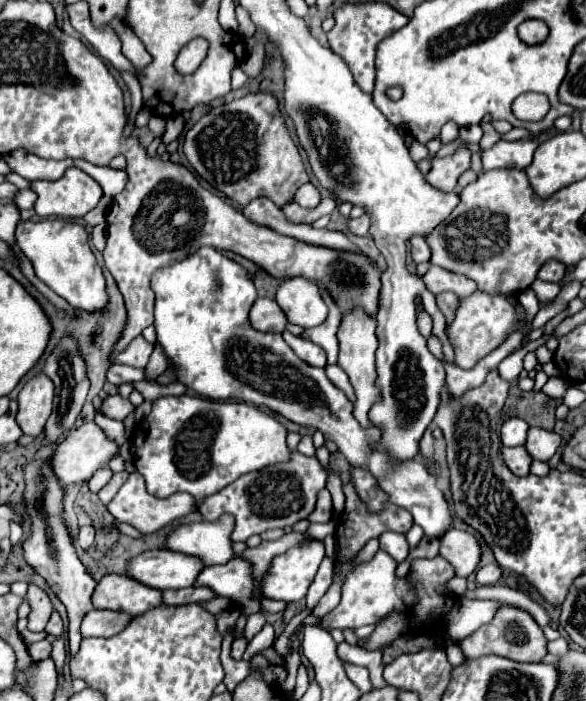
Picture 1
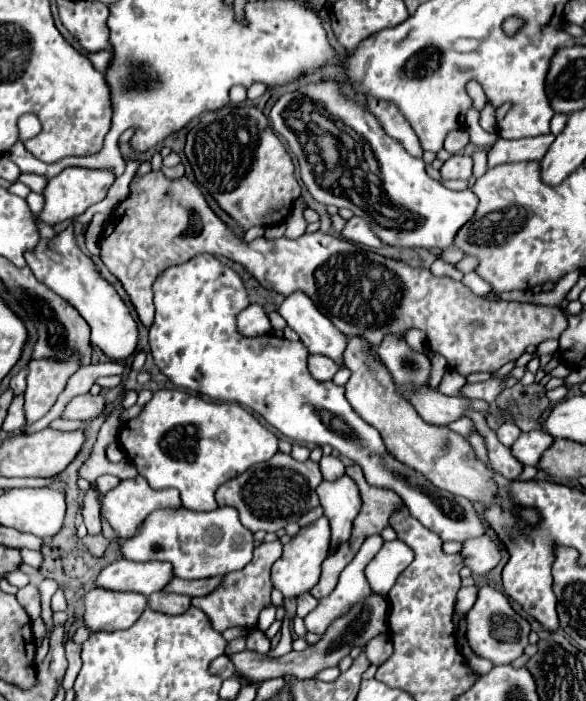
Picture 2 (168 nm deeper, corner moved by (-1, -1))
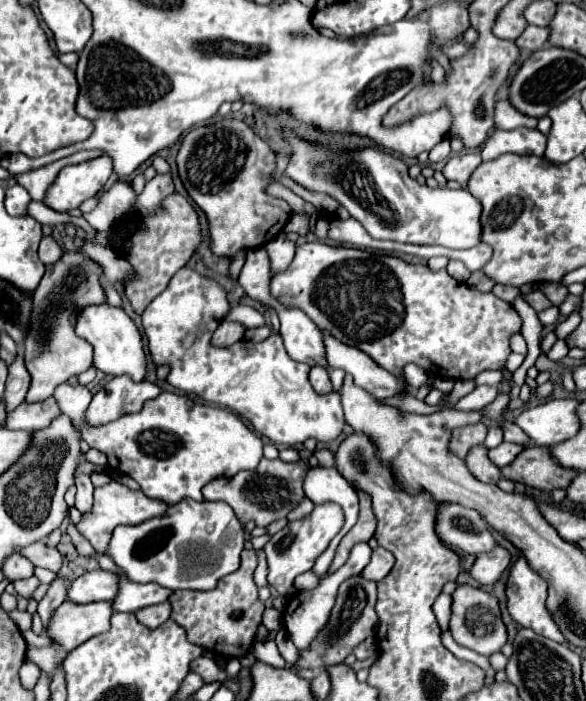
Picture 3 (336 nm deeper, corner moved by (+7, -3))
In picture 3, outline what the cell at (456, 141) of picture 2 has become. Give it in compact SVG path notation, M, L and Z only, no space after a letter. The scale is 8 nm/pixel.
M445 138L443 142L439 142L431 152L429 152L429 162L437 164L437 162L443 162L445 158L449 158L451 154L451 146L449 146L449 140Z

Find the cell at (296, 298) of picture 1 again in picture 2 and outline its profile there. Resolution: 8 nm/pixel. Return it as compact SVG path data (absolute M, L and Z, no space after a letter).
M301 290L289 294L289 296L283 300L283 304L279 306L279 314L287 320L289 328L293 328L293 330L299 334L301 342L307 346L307 350L309 350L311 354L325 354L325 356L329 356L329 358L339 366L337 374L333 376L333 382L335 382L337 386L345 386L347 380L349 380L349 376L351 376L351 372L343 366L343 350L345 350L345 346L347 346L345 334L341 334L341 332L333 326L333 322L331 322L325 314L321 314L319 308L313 304L313 300L311 300L305 292L301 292Z

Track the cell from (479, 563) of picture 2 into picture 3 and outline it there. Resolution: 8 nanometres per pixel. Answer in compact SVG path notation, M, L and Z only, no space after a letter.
M497 548L491 550L489 554L477 556L471 576L483 586L493 586L501 578L501 574L509 568L509 564L511 564L511 554L505 548Z

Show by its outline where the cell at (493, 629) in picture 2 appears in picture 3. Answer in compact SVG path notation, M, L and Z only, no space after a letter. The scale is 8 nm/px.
M459 584L455 592L451 594L453 606L451 606L451 620L449 620L449 632L451 636L465 648L471 648L479 654L491 656L503 648L507 642L507 630L501 620L499 604L497 598L481 588L469 586L469 584Z

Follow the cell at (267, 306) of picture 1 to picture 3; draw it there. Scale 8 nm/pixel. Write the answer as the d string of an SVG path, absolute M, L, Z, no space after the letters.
M221 322L219 328L213 332L213 346L219 346L219 348L227 348L239 340L243 340L243 332L245 332L245 326L237 324L237 322Z

